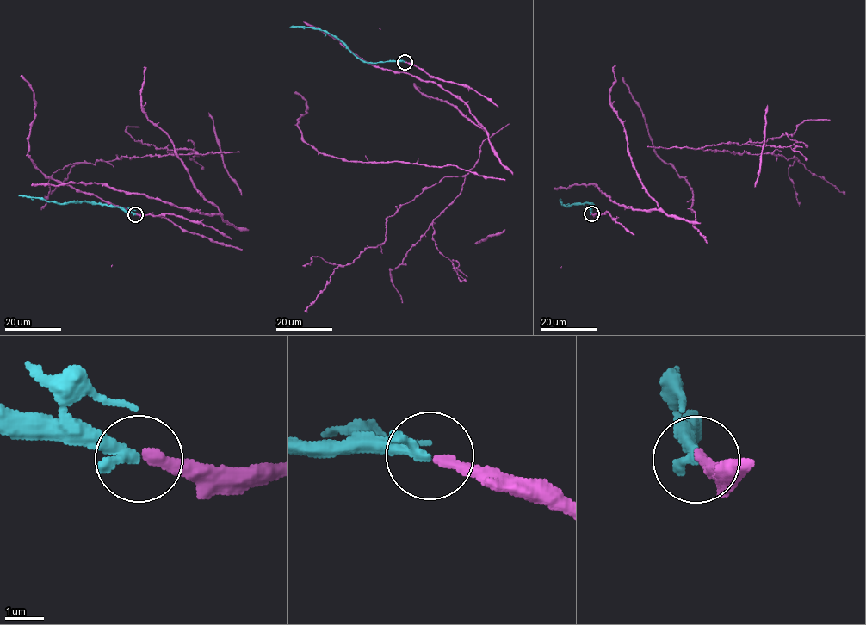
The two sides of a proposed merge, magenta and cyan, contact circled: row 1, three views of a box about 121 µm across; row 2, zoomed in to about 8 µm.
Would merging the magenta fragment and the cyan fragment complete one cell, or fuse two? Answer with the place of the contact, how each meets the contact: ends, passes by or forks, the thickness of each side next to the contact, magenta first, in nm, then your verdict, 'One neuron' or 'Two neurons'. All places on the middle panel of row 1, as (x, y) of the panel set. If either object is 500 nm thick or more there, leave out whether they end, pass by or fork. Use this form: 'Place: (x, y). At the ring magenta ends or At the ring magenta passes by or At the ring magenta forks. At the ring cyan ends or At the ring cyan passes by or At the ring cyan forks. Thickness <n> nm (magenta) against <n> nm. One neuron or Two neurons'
Place: (405, 62). At the ring magenta ends. At the ring cyan ends. Thickness 300 nm (magenta) against 300 nm. One neuron

